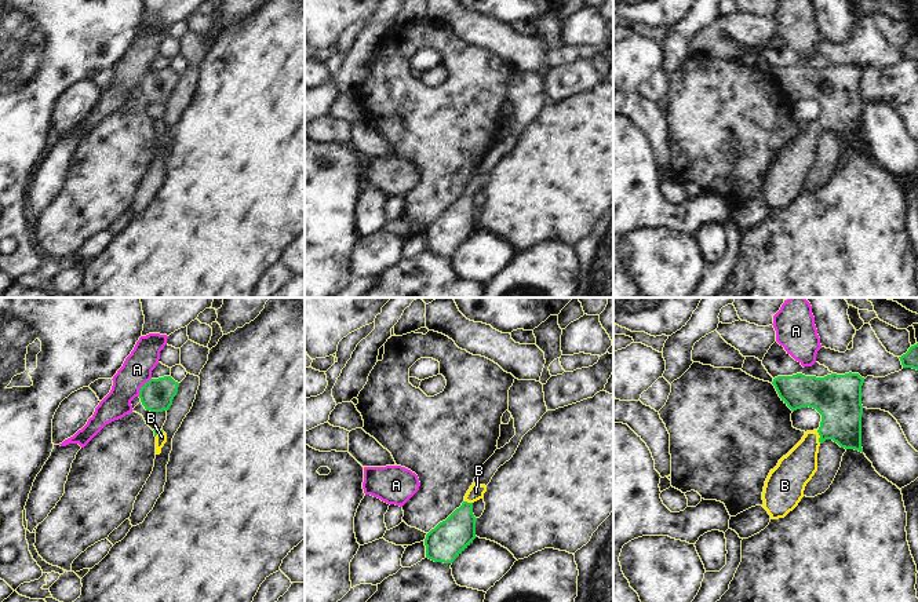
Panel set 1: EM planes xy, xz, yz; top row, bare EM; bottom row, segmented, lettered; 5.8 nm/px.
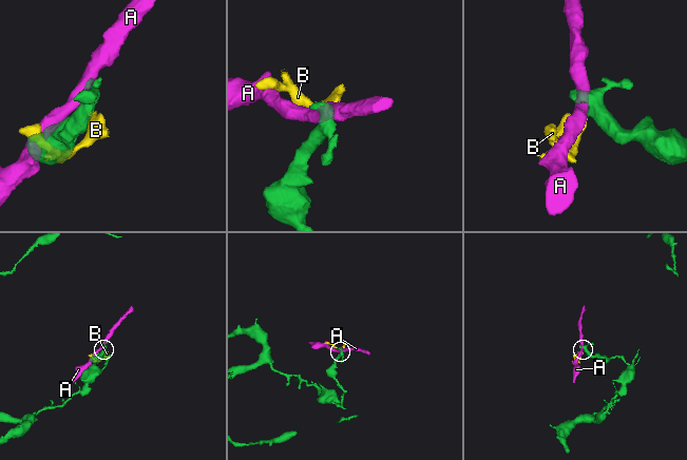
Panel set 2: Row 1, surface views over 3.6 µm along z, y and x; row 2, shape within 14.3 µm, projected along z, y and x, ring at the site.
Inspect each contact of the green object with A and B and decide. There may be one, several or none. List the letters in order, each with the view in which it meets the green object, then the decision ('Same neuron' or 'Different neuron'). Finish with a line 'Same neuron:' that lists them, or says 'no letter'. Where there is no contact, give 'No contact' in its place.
A: Touches green in xy. Different neuron
B: Touches green in yz. Same neuron
Same neuron: B

